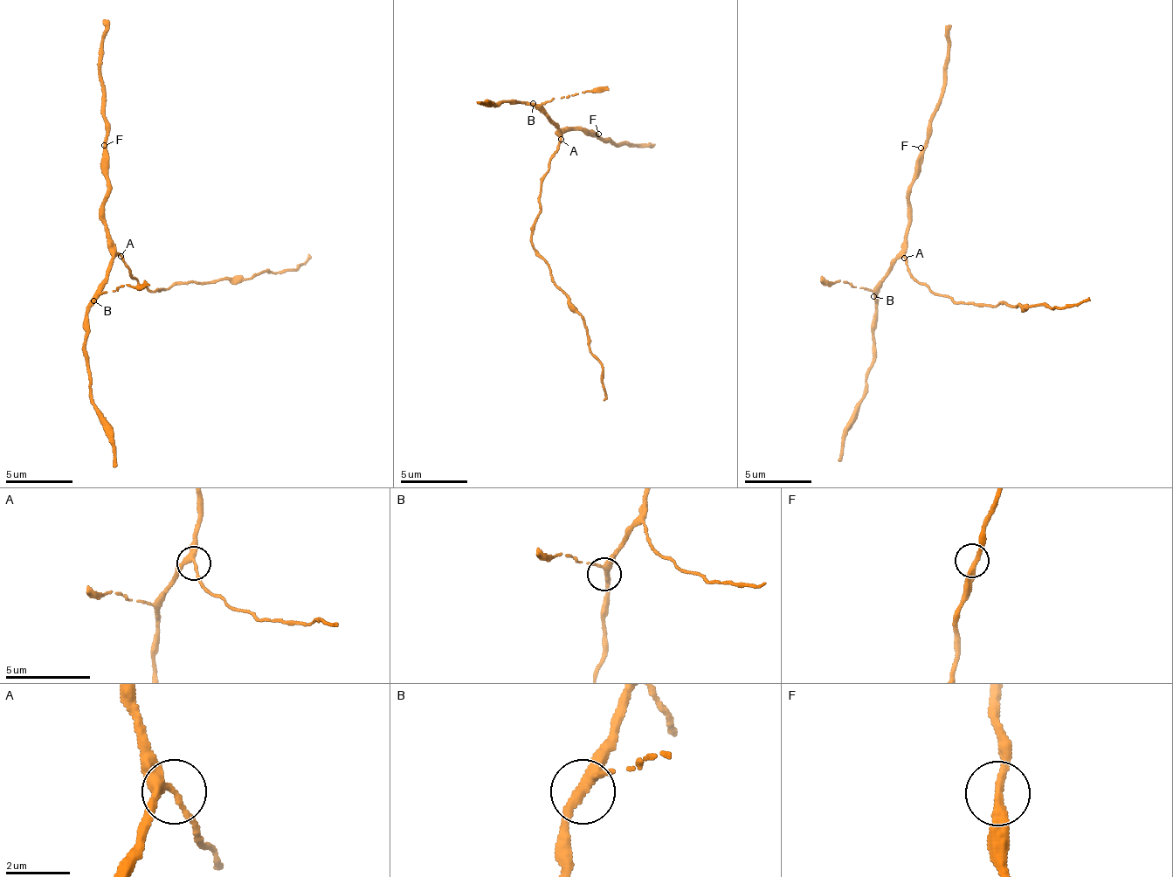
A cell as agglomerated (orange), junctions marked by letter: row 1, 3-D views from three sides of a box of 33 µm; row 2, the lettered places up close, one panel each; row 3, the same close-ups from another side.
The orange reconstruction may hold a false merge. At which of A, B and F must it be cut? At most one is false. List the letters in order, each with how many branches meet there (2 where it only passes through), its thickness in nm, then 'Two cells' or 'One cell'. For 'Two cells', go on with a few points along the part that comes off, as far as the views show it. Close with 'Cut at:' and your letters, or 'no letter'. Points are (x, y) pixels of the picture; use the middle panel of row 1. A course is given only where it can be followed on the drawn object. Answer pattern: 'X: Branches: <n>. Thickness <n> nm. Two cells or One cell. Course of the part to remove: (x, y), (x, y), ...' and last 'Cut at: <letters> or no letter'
A: Branches: 3. Thickness 260 nm. One cell
B: Branches: 3. Thickness 240 nm. One cell
F: Branches: 2. Thickness 280 nm. One cell
Cut at: no letter

